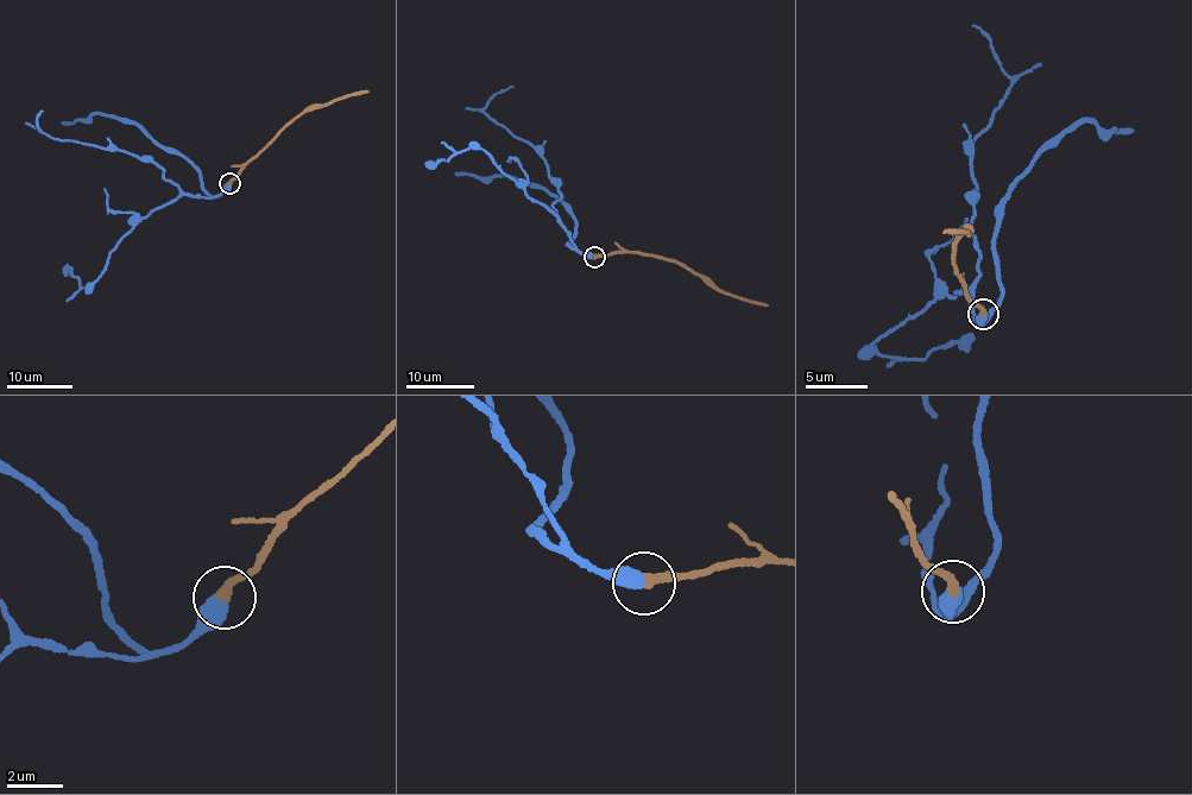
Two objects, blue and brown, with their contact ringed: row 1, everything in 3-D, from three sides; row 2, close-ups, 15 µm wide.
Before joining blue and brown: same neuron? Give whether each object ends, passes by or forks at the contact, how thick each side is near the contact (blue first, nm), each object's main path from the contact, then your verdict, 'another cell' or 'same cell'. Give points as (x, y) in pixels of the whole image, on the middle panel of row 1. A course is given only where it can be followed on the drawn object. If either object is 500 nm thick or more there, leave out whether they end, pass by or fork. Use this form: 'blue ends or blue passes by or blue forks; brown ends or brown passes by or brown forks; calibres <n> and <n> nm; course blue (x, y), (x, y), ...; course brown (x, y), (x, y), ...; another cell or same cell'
calibres 550 and 360 nm; course blue (594, 256), (579, 250), (557, 218), (553, 206), (560, 193), (543, 158), (486, 115), (494, 94), (512, 86); course brown (594, 257), (639, 251), (673, 260), (727, 292), (768, 305); same cell

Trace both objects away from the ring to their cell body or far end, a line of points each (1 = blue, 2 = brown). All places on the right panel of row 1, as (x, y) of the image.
1: (981, 313), (978, 326), (973, 140), (992, 124), (1009, 79), (972, 26)
2: (983, 314), (953, 270), (956, 241), (965, 229), (943, 232)

